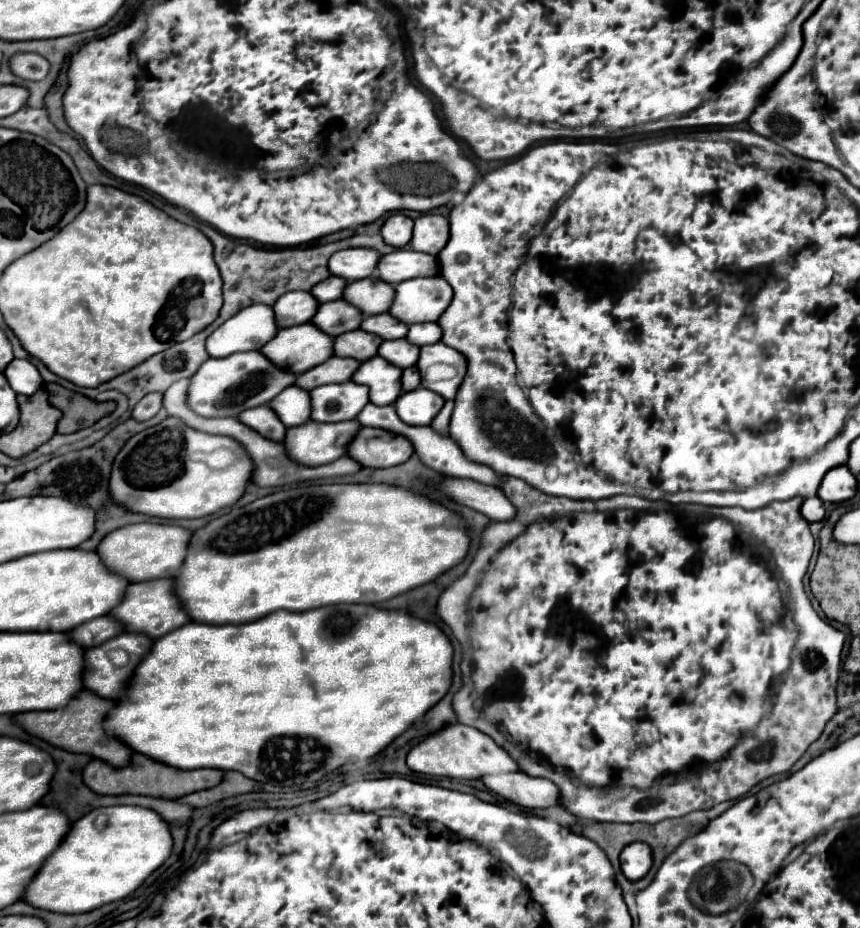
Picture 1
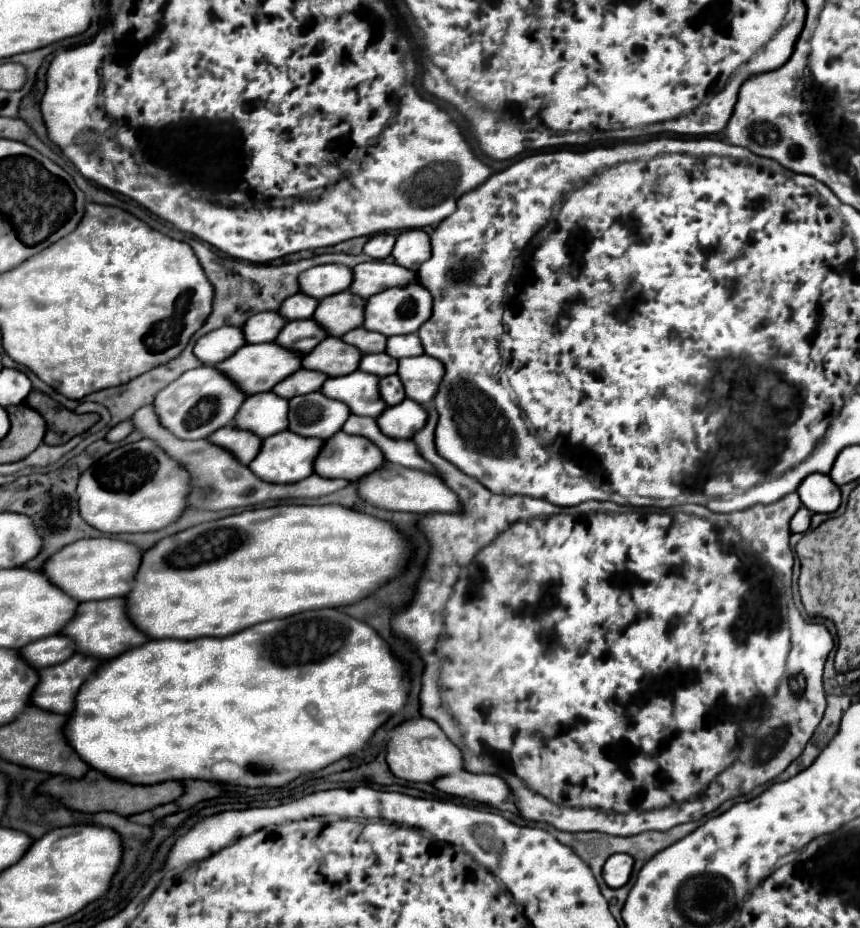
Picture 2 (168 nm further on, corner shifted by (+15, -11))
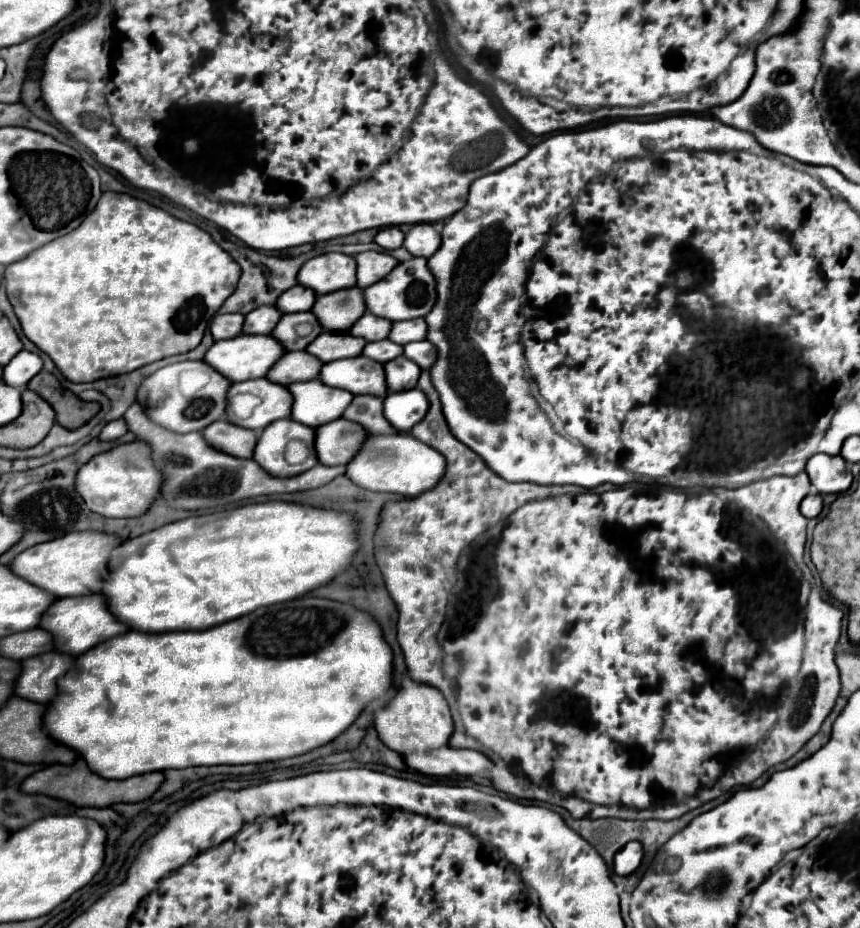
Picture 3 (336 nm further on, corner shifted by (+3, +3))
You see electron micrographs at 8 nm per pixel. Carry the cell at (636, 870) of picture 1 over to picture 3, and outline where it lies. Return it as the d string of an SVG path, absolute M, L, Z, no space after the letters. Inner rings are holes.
M629 842L625 844L617 854L615 854L615 874L619 876L629 876L633 874L643 858L643 848L639 842Z

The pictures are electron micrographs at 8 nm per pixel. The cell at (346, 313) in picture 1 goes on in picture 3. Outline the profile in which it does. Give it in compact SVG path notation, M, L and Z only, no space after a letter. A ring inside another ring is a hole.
M313 312L283 314L279 324L273 328L273 336L287 350L305 350L323 332L317 316Z

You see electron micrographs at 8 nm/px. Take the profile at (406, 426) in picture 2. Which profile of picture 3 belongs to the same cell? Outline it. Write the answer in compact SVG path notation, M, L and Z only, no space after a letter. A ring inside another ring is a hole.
M403 390L397 394L387 394L383 400L385 418L397 424L399 432L409 432L417 422L421 422L429 410L429 400L423 390Z

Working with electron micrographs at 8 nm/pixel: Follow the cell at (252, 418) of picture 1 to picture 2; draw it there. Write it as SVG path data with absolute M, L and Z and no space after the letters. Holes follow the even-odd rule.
M233 426L213 432L213 436L209 436L207 440L213 440L213 444L221 444L221 448L229 448L229 452L233 452L233 456L237 456L241 464L249 464L261 448L261 438Z

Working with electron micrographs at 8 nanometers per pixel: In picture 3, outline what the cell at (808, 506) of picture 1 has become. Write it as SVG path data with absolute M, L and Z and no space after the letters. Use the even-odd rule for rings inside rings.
M809 494L809 496L801 502L801 514L803 514L805 518L815 518L815 516L819 516L821 508L823 508L823 498L821 498L821 494Z

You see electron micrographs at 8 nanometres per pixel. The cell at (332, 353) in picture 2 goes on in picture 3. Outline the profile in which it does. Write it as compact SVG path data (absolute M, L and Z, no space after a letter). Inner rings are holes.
M321 332L309 346L307 352L317 356L321 362L333 362L339 358L359 356L367 342L363 338L355 338L347 332Z

